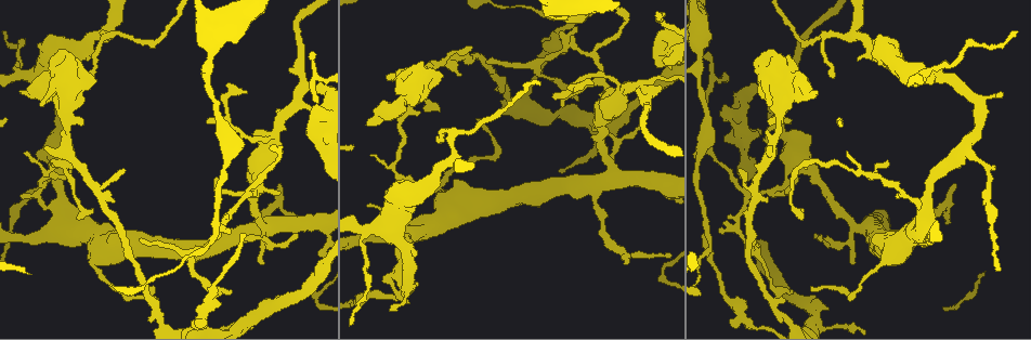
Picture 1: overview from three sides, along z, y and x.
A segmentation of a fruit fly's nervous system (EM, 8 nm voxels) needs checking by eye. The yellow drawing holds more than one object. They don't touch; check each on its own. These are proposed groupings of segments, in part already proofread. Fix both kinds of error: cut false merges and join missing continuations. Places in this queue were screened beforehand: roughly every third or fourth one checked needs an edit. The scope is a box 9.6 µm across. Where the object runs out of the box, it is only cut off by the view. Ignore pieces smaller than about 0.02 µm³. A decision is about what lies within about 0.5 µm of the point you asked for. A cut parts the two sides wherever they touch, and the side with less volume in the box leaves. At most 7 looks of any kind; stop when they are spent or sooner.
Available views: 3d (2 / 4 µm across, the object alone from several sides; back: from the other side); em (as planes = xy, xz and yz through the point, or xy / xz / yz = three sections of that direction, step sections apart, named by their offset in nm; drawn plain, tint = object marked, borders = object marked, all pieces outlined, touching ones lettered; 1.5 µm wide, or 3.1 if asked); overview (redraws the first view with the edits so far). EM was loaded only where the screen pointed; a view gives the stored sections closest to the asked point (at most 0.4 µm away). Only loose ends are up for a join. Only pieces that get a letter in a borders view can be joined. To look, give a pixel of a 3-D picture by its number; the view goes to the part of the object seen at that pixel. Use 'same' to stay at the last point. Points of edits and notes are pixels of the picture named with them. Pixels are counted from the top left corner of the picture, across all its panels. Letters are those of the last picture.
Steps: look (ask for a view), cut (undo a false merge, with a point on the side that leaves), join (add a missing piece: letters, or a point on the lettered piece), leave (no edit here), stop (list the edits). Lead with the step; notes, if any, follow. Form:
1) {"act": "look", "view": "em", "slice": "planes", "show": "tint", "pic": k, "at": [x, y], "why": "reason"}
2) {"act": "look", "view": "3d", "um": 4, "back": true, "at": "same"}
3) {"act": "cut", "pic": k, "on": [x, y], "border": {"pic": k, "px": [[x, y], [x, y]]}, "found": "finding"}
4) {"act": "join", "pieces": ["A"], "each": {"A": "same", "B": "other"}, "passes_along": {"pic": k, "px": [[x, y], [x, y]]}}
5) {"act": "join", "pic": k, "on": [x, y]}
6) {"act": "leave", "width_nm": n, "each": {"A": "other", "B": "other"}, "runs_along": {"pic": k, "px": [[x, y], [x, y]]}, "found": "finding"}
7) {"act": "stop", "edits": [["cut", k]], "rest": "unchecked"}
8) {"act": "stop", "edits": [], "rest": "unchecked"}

{"act": "look", "view": "em", "slice": "xz", "step": 4, "show": "borders", "pic": 1, "at": [618, 15], "why": "tapers out"}

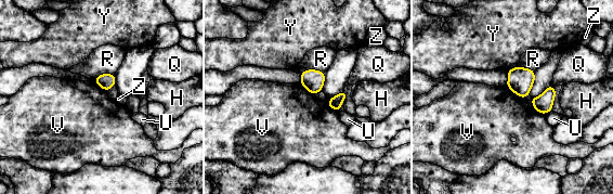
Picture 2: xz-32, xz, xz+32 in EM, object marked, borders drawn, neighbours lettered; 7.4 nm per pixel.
{"act": "leave", "longest_contact_nm": ["R", 190], "each": {"H": "other", "Q": "other", "R": "other", "U": "other", "V": "other", "Y": "other", "Z": "other"}, "border": {"pic": 2, "px": [[505, 86], [524, 99]]}, "found": "none of them fits"}

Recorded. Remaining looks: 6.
{"act": "look", "view": "em", "um": 3.1, "slice": "planes", "show": "plain", "pic": 1, "at": [318, 254], "why": "end of a long branch"}

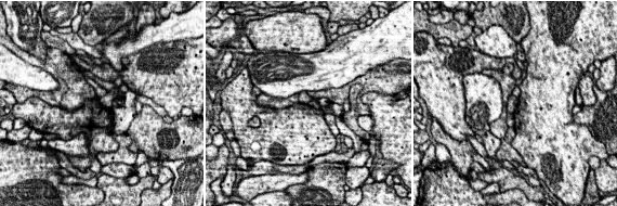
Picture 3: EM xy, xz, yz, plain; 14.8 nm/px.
{"act": "look", "view": "em", "um": 3.1, "slice": "planes", "show": "borders", "at": "same", "why": "what lies round it"}

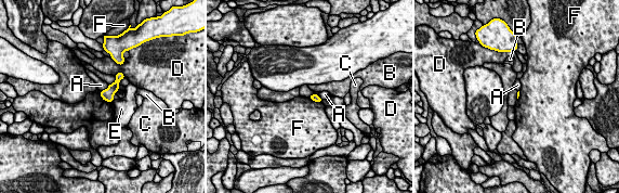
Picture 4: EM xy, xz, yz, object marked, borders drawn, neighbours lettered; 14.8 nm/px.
{"act": "leave", "each": {"A": "other", "B": "other", "C": "other", "D": "other", "E": "other", "F": "other"}, "border": {"pic": 4, "px": [[100, 91], [100, 95], [108, 102]]}, "found": "none of them fits"}

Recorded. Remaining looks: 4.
{"act": "look", "view": "em", "slice": "planes", "show": "borders", "pic": 1, "at": [837, 243], "why": "abrupt turn"}

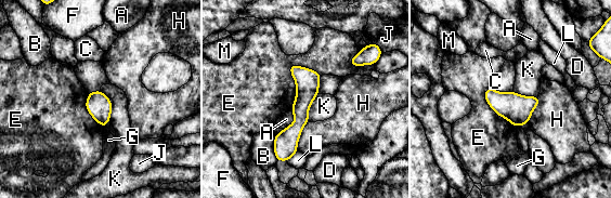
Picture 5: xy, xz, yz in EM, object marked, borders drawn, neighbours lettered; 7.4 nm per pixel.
{"act": "leave", "longest_contact_nm": ["E", 360], "each": {"A": "other", "B": "other", "C": "other", "D": "other", "E": "other", "F": "other", "G": "other", "H": "other", "J": "other", "K": "other", "L": "other", "M": "other"}, "border": {"pic": 5, "px": [[101, 90], [111, 102], [109, 120]]}, "found": "continuous, no second neuron"}

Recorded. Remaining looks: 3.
{"act": "stop", "edits": [], "rest": "unchecked"}

